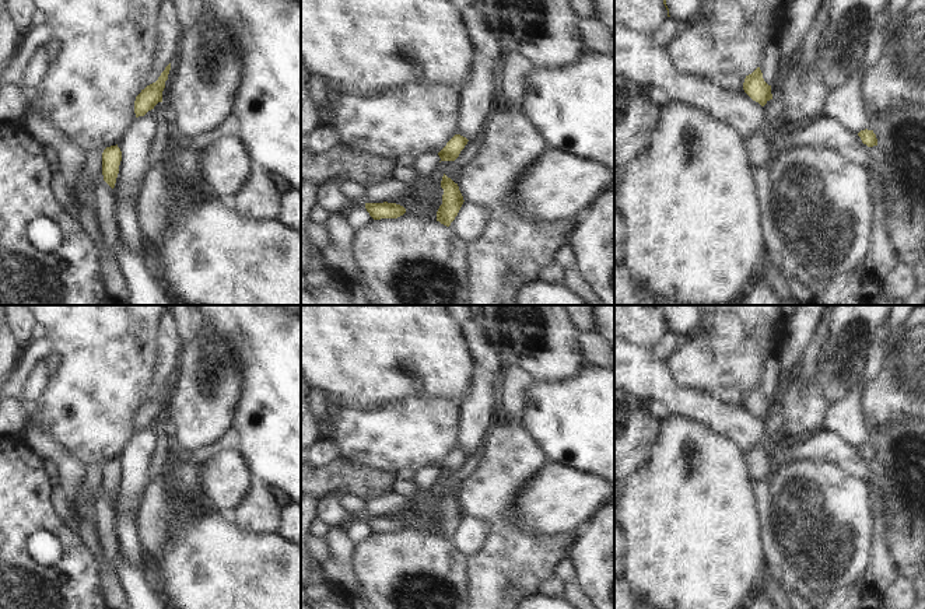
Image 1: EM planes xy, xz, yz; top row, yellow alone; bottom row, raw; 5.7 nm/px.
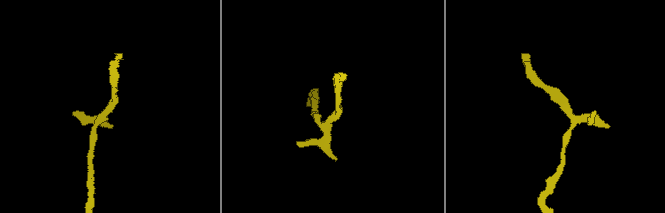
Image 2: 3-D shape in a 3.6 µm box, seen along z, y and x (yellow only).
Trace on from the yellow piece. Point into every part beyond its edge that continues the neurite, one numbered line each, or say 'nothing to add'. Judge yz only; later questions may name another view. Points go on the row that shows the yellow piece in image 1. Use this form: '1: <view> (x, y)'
nothing to add

